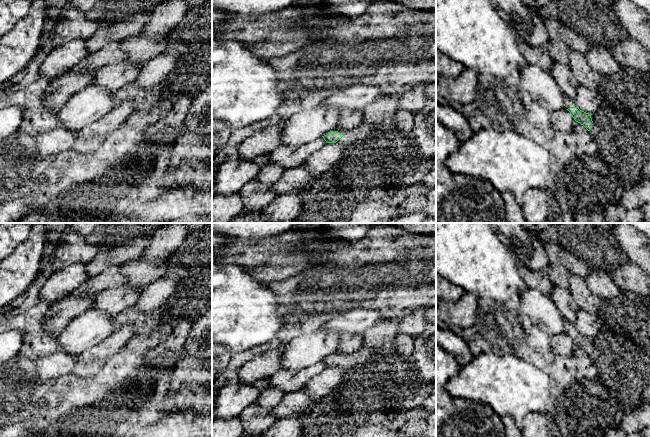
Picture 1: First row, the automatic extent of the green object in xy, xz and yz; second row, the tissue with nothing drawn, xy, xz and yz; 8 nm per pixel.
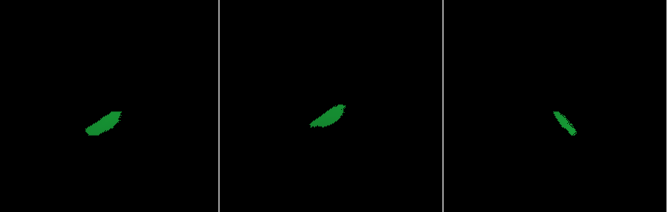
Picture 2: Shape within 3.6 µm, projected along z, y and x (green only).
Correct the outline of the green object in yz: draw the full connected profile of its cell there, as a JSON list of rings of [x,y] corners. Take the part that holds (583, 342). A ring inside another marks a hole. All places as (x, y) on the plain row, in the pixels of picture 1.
[[[565,319],[564,331],[570,336],[576,346],[583,349],[588,355],[592,355],[592,353],[594,352],[594,347],[592,345],[591,339],[580,334],[575,325]]]

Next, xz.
[[[362,346],[359,350],[350,354],[335,352],[322,361],[327,367],[338,366],[346,371],[356,365],[369,361],[374,355],[375,352],[372,348]]]

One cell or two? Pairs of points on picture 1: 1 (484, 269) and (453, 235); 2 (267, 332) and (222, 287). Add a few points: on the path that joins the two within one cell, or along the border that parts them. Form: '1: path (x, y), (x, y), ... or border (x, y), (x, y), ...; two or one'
1: path (476, 261), (458, 243); one
2: path (256, 321), (233, 298); one

